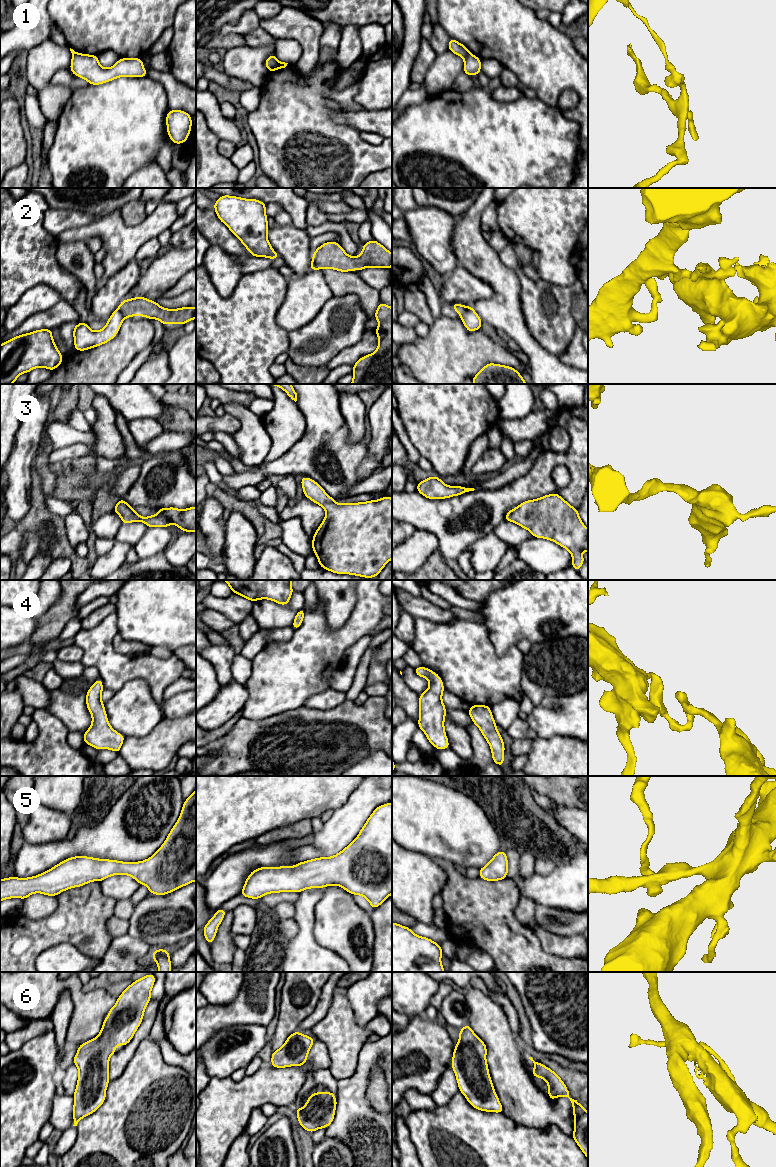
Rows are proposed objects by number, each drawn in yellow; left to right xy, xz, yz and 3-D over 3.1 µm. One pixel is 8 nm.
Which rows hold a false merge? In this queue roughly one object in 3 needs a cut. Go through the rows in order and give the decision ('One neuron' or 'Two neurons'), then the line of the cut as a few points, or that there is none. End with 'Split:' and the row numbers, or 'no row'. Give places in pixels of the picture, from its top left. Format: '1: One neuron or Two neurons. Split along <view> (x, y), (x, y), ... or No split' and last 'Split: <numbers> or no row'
1: Two neurons. Split along xz (278, 61), (269, 70)
2: Two neurons. Split along yz (471, 307), (460, 314)
3: One neuron. No split
4: One neuron. No split
5: One neuron. No split
6: One neuron. No split
Split: 1, 2

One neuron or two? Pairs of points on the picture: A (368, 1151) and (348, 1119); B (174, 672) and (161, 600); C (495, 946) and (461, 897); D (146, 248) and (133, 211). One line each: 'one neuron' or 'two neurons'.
A: one neuron
B: two neurons
C: one neuron
D: two neurons

